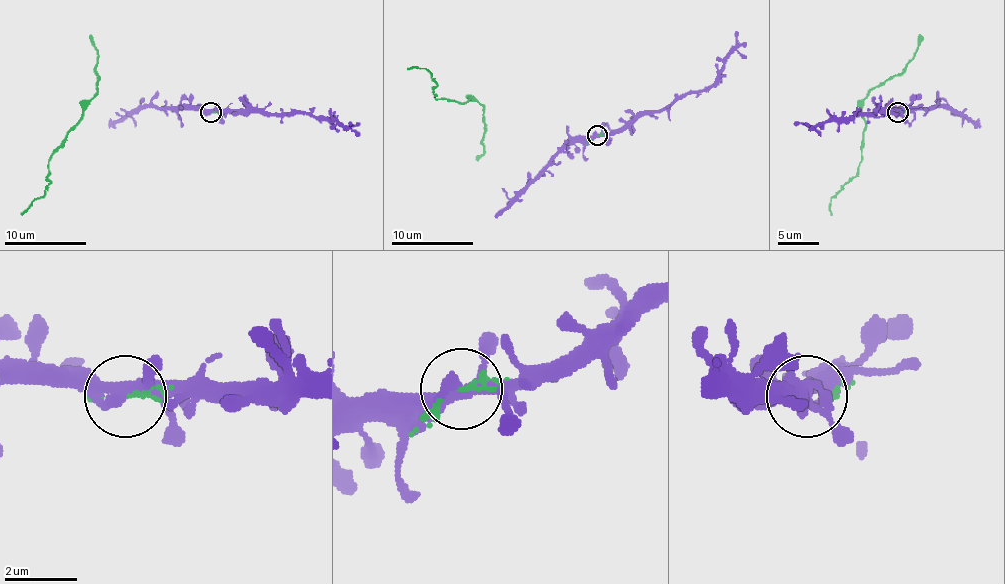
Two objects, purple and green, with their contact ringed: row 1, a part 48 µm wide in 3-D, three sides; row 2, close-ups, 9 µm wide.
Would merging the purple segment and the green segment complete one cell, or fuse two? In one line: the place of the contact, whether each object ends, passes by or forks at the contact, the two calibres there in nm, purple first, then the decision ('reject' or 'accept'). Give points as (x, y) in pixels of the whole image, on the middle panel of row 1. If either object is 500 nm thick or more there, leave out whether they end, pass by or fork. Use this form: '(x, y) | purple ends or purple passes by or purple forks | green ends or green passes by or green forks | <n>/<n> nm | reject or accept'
(597, 135) | purple forks | green ends | 320/130 nm | accept

